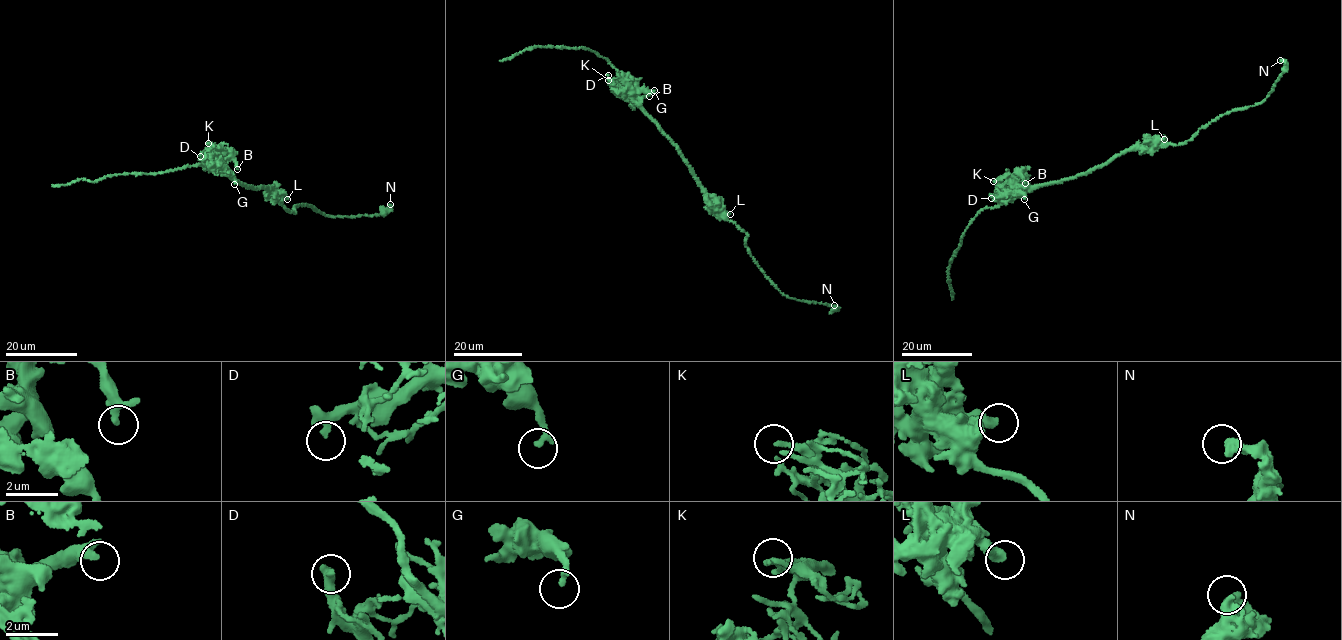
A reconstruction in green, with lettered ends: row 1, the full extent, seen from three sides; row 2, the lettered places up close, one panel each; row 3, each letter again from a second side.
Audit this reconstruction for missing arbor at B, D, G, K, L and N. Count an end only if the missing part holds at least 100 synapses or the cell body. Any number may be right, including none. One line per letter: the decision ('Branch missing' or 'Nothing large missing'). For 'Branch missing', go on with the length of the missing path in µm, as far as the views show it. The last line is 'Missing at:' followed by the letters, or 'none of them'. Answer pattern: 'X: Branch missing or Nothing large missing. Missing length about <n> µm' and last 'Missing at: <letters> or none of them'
B: Nothing large missing
D: Nothing large missing
G: Nothing large missing
K: Nothing large missing
L: Nothing large missing
N: Nothing large missing
Missing at: none of them

